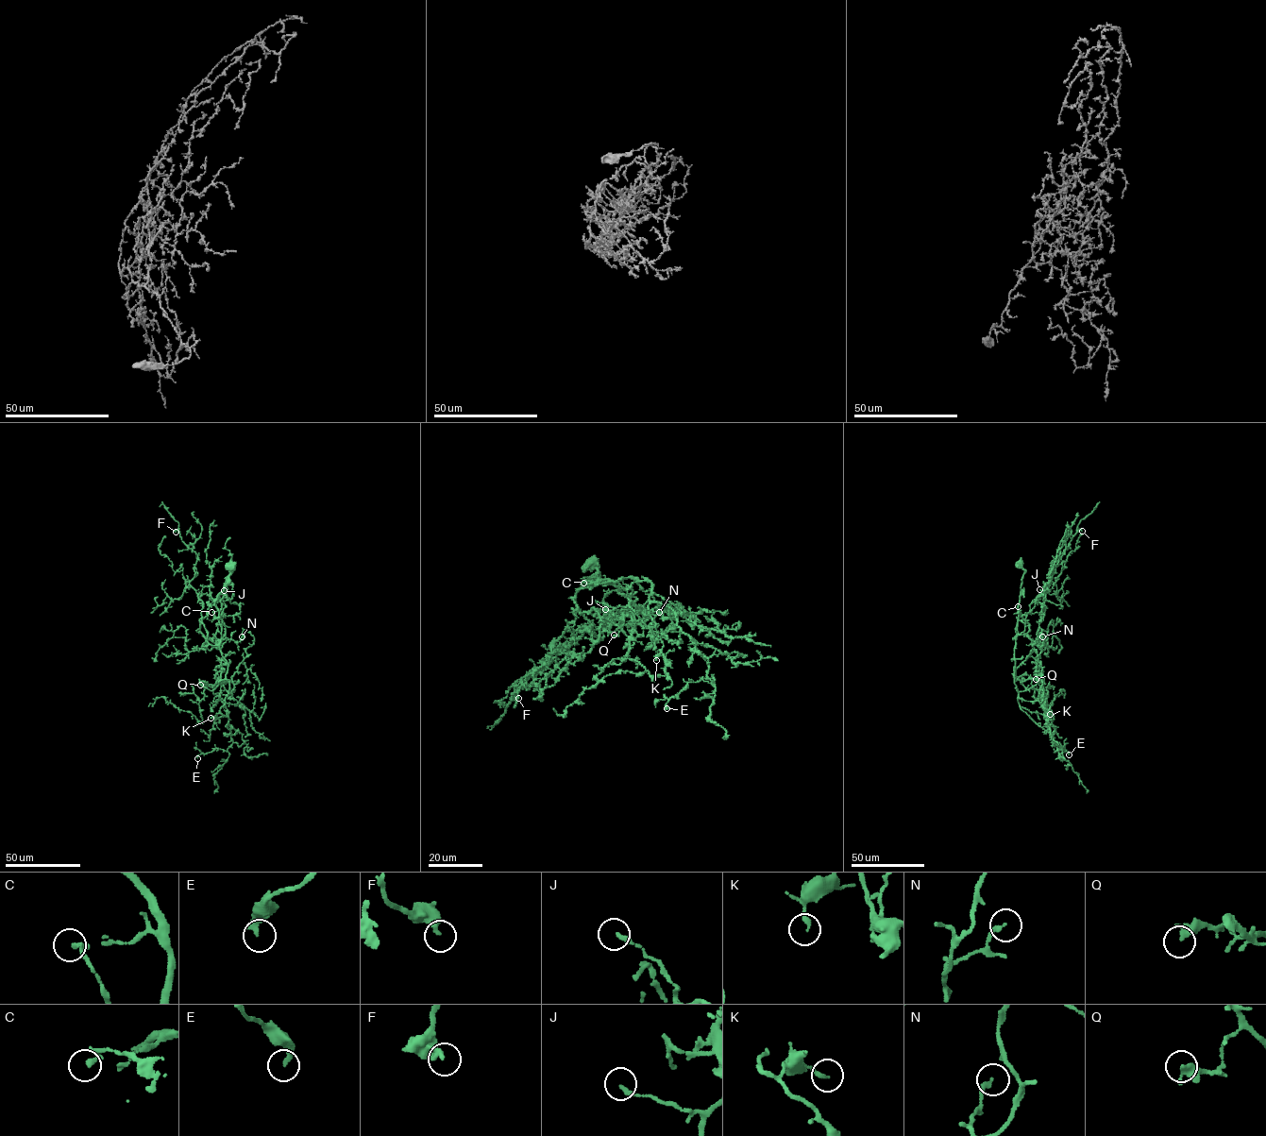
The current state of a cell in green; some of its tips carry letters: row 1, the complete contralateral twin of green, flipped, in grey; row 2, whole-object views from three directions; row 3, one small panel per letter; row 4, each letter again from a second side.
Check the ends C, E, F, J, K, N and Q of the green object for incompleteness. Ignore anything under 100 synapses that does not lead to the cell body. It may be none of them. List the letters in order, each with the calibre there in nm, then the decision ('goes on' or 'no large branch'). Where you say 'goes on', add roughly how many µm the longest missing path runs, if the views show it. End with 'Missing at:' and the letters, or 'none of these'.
C: 200 nm thick; no large branch
E: 320 nm thick; no large branch
F: 240 nm thick; no large branch
J: 200 nm thick; no large branch
K: 180 nm thick; no large branch
N: 190 nm thick; no large branch
Q: 360 nm thick; no large branch
Missing at: none of these

